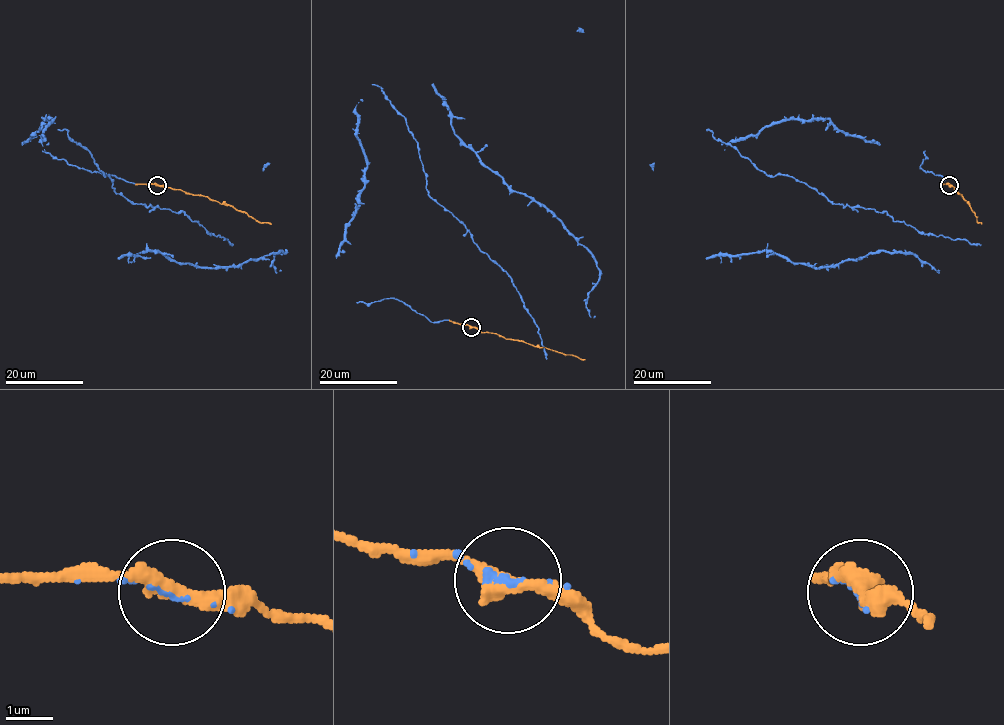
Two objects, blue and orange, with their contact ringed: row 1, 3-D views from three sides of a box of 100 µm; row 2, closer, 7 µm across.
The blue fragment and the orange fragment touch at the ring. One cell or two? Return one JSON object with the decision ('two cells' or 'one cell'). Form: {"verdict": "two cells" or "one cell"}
{"verdict": "one cell"}

